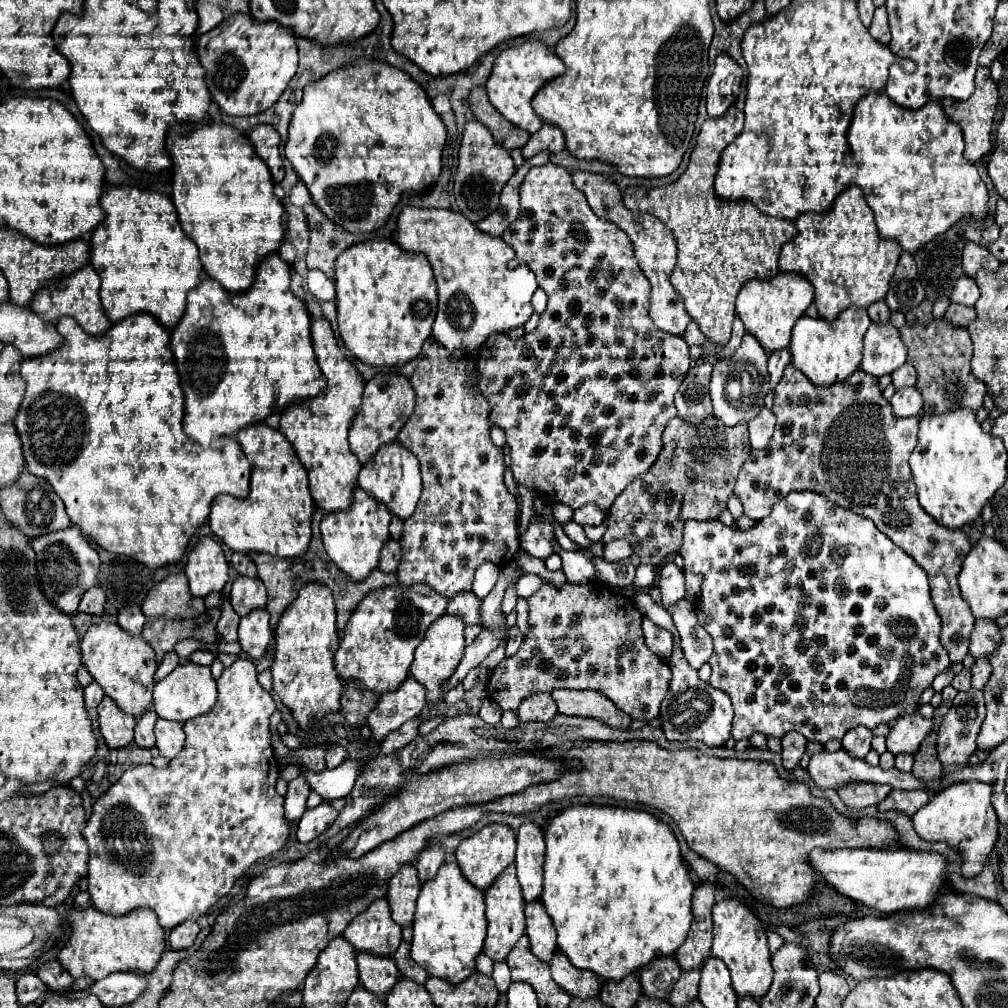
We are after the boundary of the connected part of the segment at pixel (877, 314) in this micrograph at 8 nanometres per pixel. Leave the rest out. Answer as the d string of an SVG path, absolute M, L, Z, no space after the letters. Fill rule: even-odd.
M880 300L880 302L874 302L872 306L868 306L868 316L870 316L872 322L882 322L882 324L886 324L886 322L890 320L890 310L888 310L886 302Z

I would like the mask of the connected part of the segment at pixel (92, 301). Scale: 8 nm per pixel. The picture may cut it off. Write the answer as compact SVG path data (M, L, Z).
M88 264L86 268L74 272L72 276L60 278L58 282L50 284L48 288L38 290L36 296L34 296L34 300L32 300L32 304L30 304L30 308L32 308L32 312L36 312L42 320L48 320L48 322L52 322L52 324L56 324L58 318L62 318L62 316L70 316L70 318L74 318L88 334L100 336L100 334L104 334L104 332L112 326L112 322L106 318L106 314L104 314L104 310L102 310L98 290L100 290L100 278L98 278L96 270Z

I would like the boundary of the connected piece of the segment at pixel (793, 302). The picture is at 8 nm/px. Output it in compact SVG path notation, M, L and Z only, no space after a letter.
M780 272L778 276L766 282L760 280L746 282L736 298L736 316L744 322L746 332L752 334L770 354L790 344L792 328L796 320L804 316L806 308L812 304L812 298L814 298L814 286L806 278L802 278L800 274Z

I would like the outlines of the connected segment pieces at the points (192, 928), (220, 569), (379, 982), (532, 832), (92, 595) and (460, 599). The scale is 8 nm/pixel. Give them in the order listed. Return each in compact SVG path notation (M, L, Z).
M186 920L184 924L178 924L170 932L170 938L168 938L170 948L172 950L186 950L186 948L190 948L194 944L198 932L200 932L200 926L194 920Z
M202 538L188 556L186 576L192 596L206 598L210 592L222 592L228 582L228 562L214 538Z
M366 952L358 954L358 972L360 972L360 984L376 996L388 994L400 978L400 972L392 958L374 956Z
M526 822L516 832L518 850L516 850L516 868L518 868L518 880L522 886L522 894L526 902L540 900L542 884L544 884L544 834L542 830Z
M94 586L80 600L80 612L86 612L86 614L92 614L92 616L102 616L104 604L106 604L104 590L100 586Z
M466 592L466 594L458 594L458 596L450 598L448 614L460 616L464 620L464 624L478 624L478 626L482 626L480 606L482 606L482 600L474 592Z

